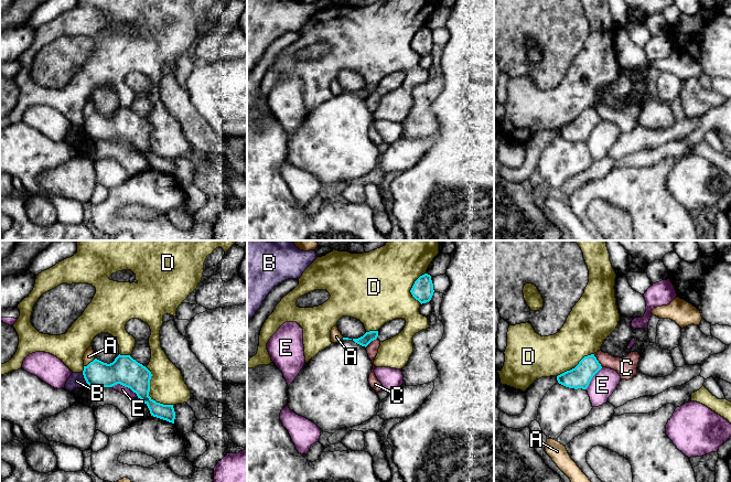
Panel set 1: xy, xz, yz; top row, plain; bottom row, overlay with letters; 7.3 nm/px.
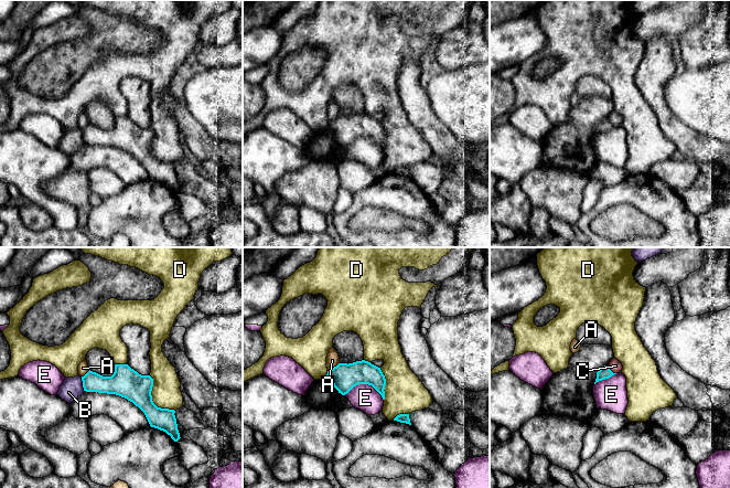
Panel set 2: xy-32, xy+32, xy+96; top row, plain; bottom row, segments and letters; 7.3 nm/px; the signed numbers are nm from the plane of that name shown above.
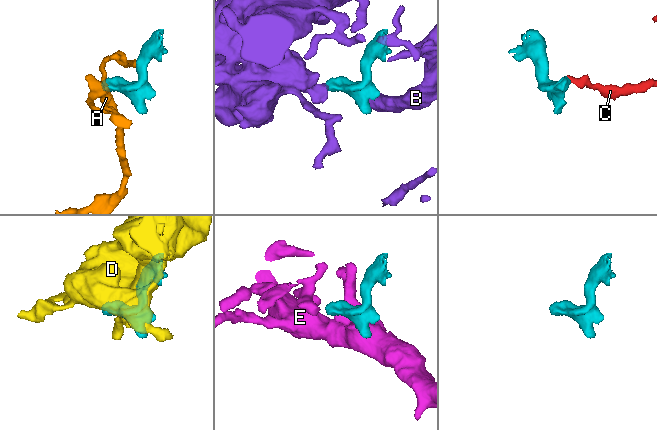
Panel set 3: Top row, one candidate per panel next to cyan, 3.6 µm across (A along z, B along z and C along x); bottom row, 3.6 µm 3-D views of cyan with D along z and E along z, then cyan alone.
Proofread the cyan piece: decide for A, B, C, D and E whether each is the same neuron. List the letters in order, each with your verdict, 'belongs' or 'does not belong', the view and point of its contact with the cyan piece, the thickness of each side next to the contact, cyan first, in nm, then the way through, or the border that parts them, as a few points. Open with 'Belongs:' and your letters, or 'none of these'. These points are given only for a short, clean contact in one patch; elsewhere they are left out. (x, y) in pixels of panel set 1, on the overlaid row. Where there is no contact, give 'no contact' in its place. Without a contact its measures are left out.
Belongs: none of these
A: does not belong; meets cyan in xy at (90, 362); 200 nm thick on the cyan side, 80 nm on the other; border along xy (95, 359), (84, 366)
B: does not belong; meets cyan in xy at (84, 377); 190 nm thick on the cyan side, 110 nm on the other; border along xy (82, 373), (87, 383)
C: does not belong; meets cyan in yz at (598, 361); 160 nm thick on the cyan side, 150 nm on the other; border along yz (593, 354), (602, 366)
D: does not belong; meets cyan in xy at (148, 393); 200 nm thick on the cyan side, 260 nm on the other
E: does not belong; meets cyan in xy at (126, 386); 200 nm thick on the cyan side, 60 nm on the other; border along xy (111, 386), (117, 384), (127, 386), (138, 397)

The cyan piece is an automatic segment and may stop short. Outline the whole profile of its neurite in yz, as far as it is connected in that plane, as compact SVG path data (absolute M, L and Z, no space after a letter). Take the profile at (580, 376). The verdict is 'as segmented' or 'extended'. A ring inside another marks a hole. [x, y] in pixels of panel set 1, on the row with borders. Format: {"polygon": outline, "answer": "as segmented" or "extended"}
{"polygon": "M594 354L584 356L579 364L557 376L559 384L569 388L587 389L592 377L602 368Z", "answer": "as segmented"}

